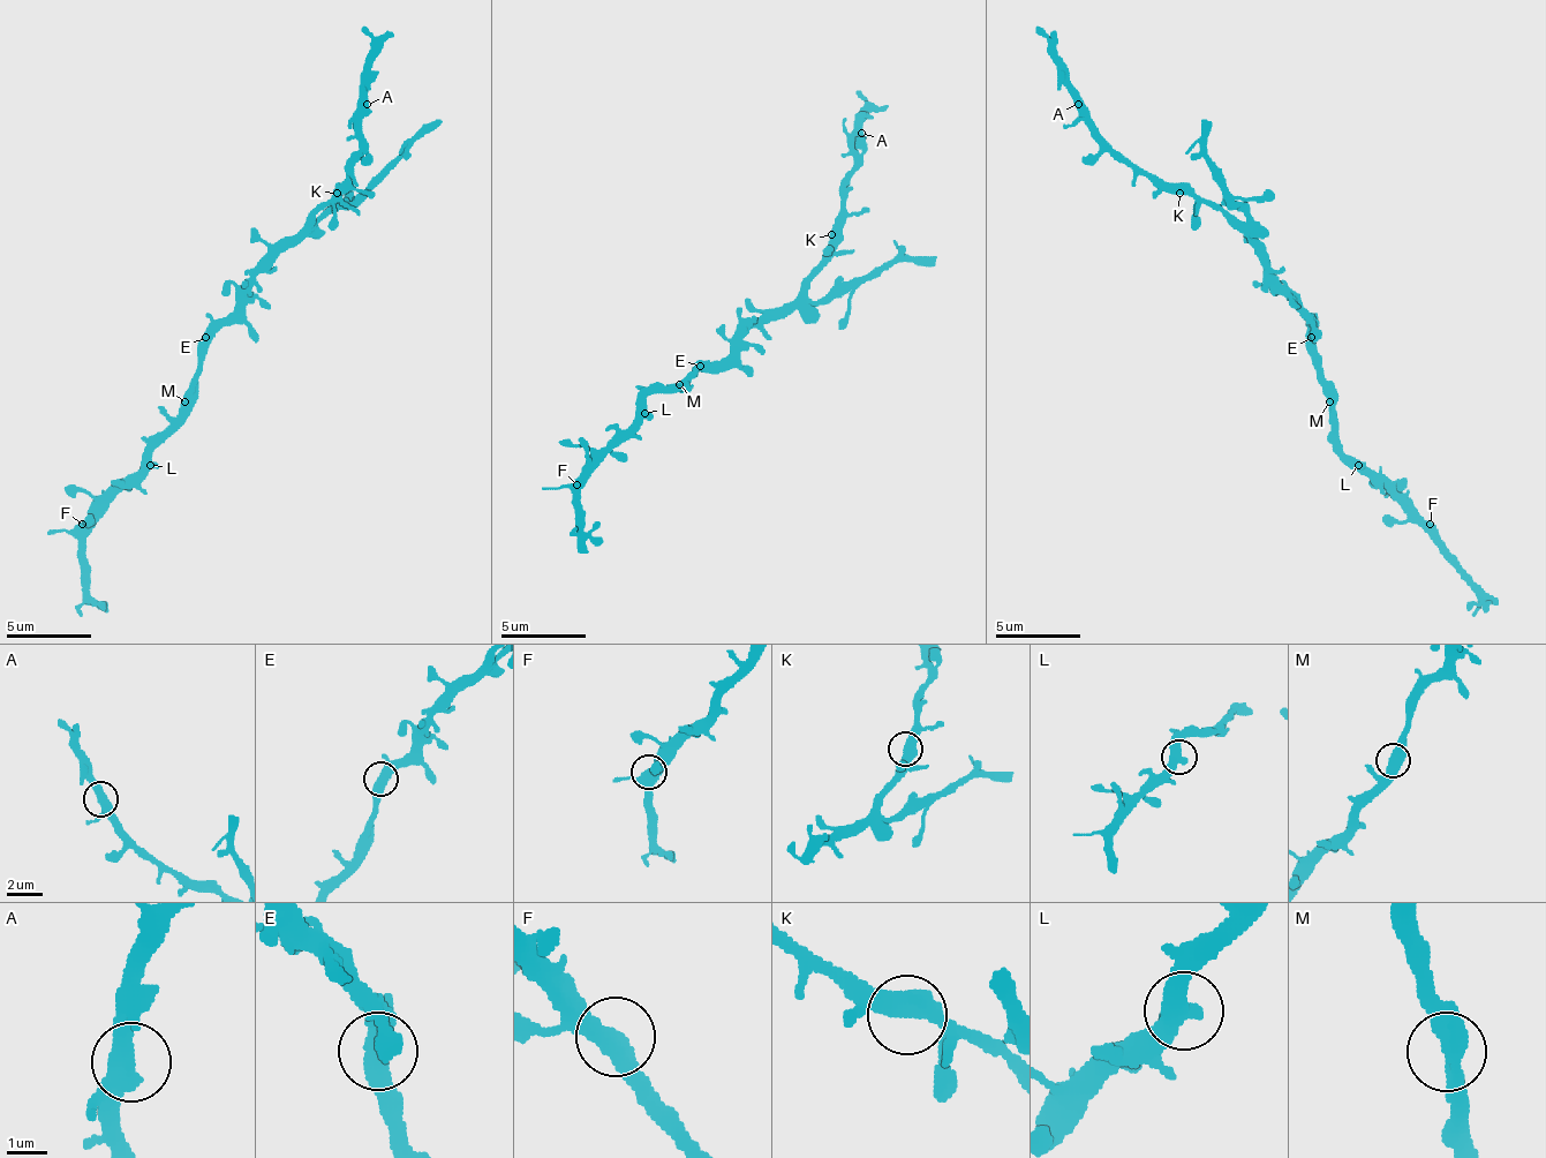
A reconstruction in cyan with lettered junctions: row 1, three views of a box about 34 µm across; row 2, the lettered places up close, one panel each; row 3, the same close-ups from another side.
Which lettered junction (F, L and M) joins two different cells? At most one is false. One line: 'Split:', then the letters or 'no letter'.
Split: no letter

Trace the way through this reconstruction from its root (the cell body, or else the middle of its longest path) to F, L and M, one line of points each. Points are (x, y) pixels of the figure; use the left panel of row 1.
F: (235, 299), (235, 308), (213, 329), (193, 397), (180, 410), (180, 422), (82, 524)
L: (235, 299), (235, 308), (213, 329), (193, 397), (180, 410), (180, 422), (150, 452), (150, 465)
M: (235, 299), (235, 308), (213, 329), (213, 337), (201, 359), (201, 375), (185, 401)

